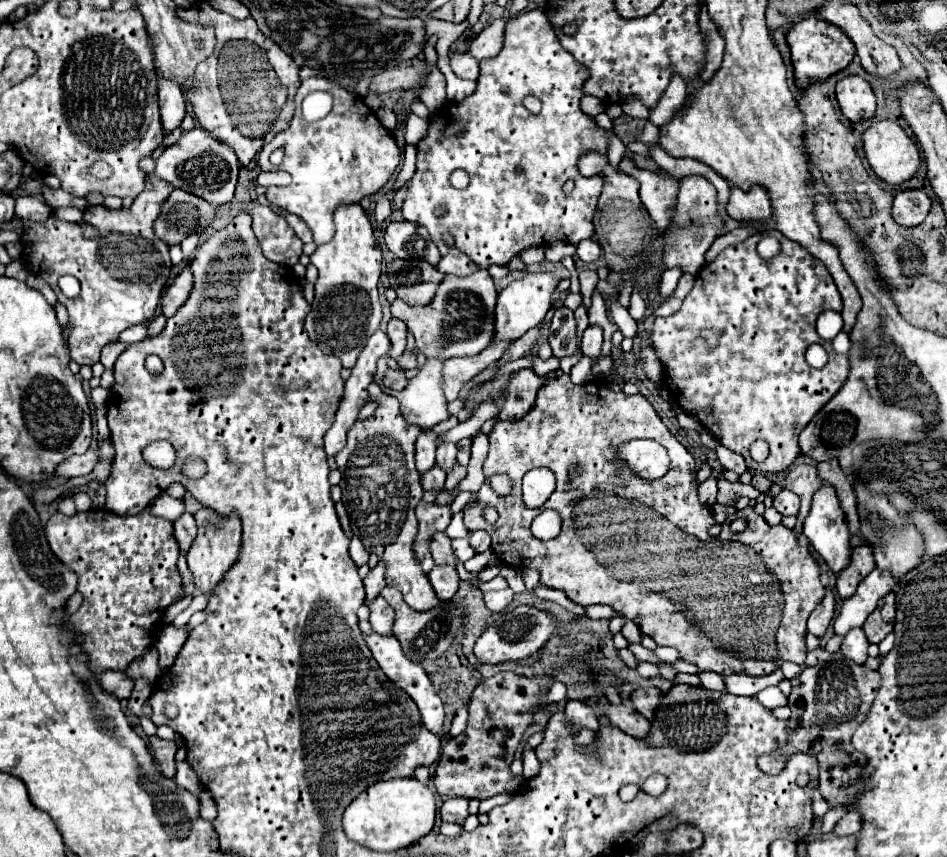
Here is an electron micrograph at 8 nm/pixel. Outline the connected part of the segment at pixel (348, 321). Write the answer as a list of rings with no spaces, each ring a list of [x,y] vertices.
[[[360,204],[338,208],[334,218],[334,240],[318,246],[310,256],[312,264],[318,268],[318,280],[314,284],[312,312],[306,316],[306,332],[324,354],[338,356],[344,368],[352,368],[366,340],[376,332],[382,320],[382,306],[378,302],[382,250]]]

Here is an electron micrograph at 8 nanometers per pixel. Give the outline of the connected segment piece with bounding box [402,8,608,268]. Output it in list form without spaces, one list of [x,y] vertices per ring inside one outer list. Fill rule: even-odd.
[[[540,8],[510,18],[504,30],[504,46],[500,54],[480,62],[478,90],[462,102],[446,102],[438,114],[432,114],[428,134],[416,144],[416,172],[408,182],[402,216],[408,222],[428,228],[442,256],[448,254],[442,232],[450,232],[456,240],[454,246],[472,258],[480,268],[488,268],[490,264],[504,266],[512,256],[528,246],[548,246],[556,240],[576,246],[578,242],[590,238],[594,234],[592,220],[604,180],[600,176],[584,178],[578,172],[578,158],[588,150],[606,152],[608,138],[604,130],[580,110],[584,80],[588,80],[588,70],[560,46],[548,18],[544,18]],[[502,86],[510,92],[502,94]],[[528,94],[540,98],[540,114],[530,114],[522,106],[522,98]],[[456,168],[470,174],[470,186],[466,190],[454,190],[448,180]],[[566,180],[574,180],[576,184],[570,194],[562,192]],[[540,196],[544,196],[544,204],[538,202]],[[440,206],[446,208],[446,214],[436,218],[434,210]]]

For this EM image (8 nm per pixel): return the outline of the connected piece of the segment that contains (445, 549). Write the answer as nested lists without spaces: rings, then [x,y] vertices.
[[[436,532],[430,540],[430,554],[436,564],[456,564],[456,556],[452,556],[452,546],[450,538],[444,532]]]

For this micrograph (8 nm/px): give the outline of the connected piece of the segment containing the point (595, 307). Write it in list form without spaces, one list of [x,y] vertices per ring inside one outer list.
[[[595,292],[592,296],[592,305],[588,309],[588,319],[590,325],[599,325],[603,328],[604,343],[602,347],[602,356],[612,355],[612,334],[618,330],[607,317],[607,306],[602,298],[602,294]]]

